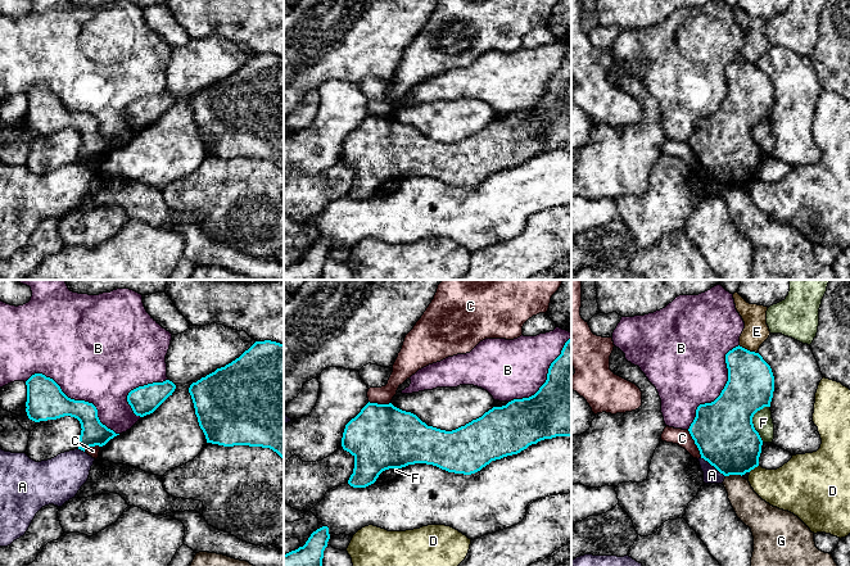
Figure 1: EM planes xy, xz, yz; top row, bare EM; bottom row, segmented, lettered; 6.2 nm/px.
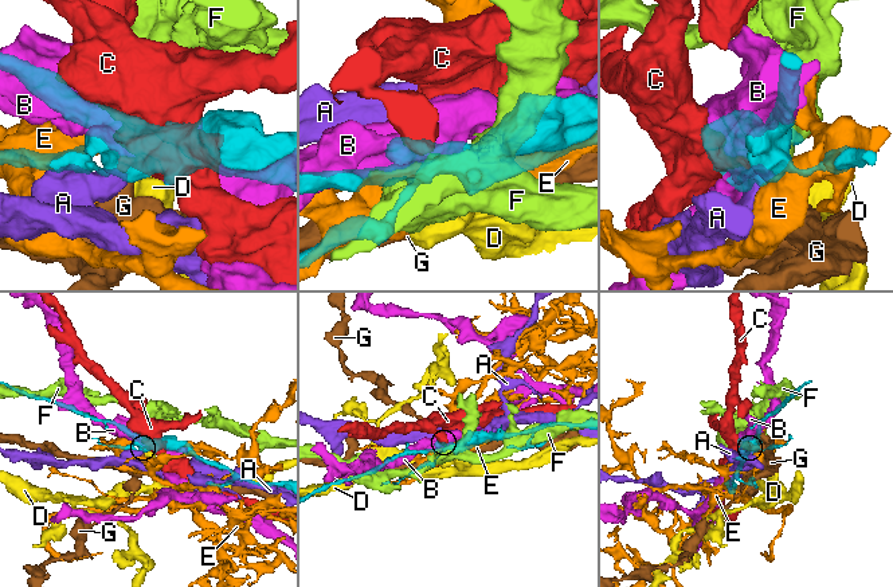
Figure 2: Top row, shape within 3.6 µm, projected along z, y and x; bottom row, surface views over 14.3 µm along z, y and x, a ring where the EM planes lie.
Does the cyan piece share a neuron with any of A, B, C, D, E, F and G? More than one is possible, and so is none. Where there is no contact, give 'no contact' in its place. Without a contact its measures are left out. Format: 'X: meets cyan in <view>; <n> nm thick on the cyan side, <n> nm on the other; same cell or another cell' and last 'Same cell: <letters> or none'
A: meets cyan in yz; 380 nm thick on the cyan side, 100 nm on the other; another cell
B: meets cyan in xy; 240 nm thick on the cyan side, 480 nm on the other; another cell
C: meets cyan in yz; 380 nm thick on the cyan side, 100 nm on the other; another cell
D: meets cyan in yz; 380 nm thick on the cyan side, 280 nm on the other; another cell
E: meets cyan in yz; 300 nm thick on the cyan side, 160 nm on the other; another cell
F: meets cyan in yz; 380 nm thick on the cyan side, 130 nm on the other; another cell
G: meets cyan in yz; 380 nm thick on the cyan side, 190 nm on the other; another cell
Same cell: none

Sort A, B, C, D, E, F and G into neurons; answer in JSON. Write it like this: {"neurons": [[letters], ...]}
{"neurons": [["A"], ["B"], ["C"], ["D"], ["E"], ["F"], ["G"]]}

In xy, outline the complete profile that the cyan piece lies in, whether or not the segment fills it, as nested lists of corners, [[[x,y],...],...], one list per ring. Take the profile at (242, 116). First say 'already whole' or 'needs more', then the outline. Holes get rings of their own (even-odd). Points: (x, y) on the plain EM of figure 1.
already whole; [[[256,54],[239,71],[189,100],[207,155],[270,160],[284,172],[284,56]]]

